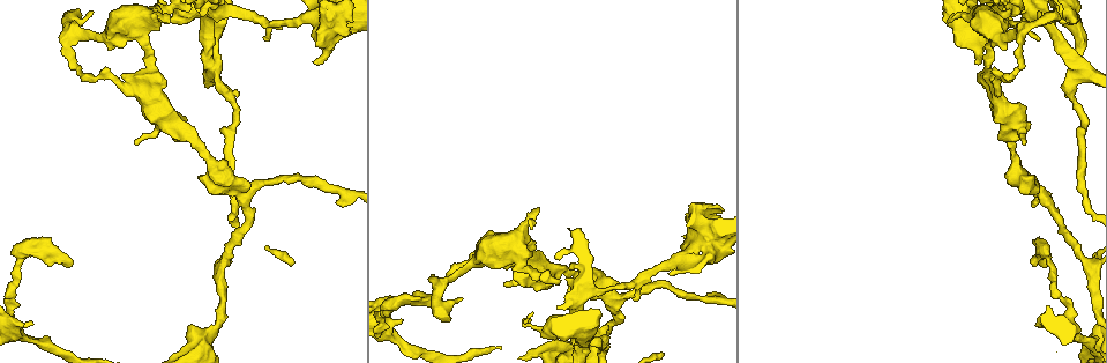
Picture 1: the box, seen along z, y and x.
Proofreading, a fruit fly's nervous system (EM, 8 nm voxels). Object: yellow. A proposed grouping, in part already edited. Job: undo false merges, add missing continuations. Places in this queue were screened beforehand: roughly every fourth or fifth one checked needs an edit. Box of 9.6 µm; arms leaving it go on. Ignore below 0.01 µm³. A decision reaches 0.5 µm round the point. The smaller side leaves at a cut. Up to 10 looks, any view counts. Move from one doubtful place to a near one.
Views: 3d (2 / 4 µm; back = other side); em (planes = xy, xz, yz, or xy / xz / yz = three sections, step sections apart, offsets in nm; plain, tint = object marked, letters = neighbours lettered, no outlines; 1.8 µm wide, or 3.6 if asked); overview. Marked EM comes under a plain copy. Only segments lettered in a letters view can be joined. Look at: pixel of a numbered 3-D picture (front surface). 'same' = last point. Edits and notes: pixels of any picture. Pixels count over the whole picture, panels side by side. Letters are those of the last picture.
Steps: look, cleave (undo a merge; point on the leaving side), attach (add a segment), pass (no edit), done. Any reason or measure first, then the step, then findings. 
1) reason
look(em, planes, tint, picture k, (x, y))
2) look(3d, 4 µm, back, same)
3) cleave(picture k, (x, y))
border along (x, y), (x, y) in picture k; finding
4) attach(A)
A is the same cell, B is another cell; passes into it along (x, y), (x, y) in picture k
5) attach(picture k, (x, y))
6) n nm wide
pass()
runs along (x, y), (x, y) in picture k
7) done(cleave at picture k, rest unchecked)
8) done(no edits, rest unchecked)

sharp bend
look(em, 3.6 µm, planes, tint, picture 1, (1077, 64))

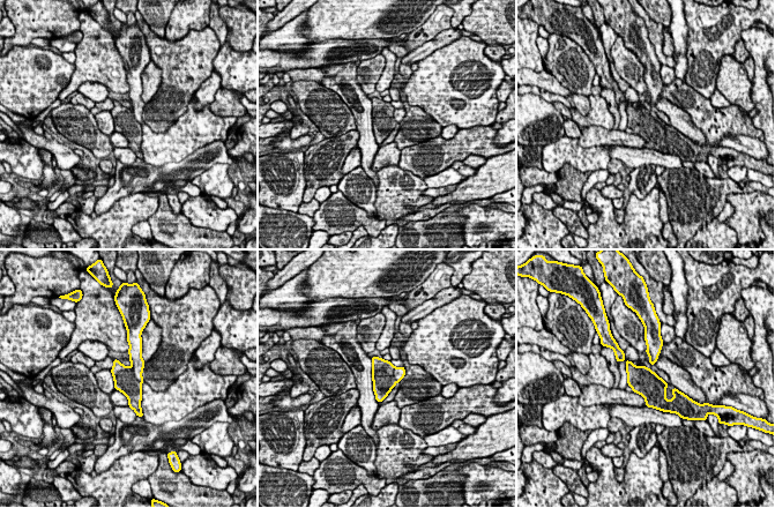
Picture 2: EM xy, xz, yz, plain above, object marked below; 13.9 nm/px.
look(em, 3.6 µm, planes, letters, same)

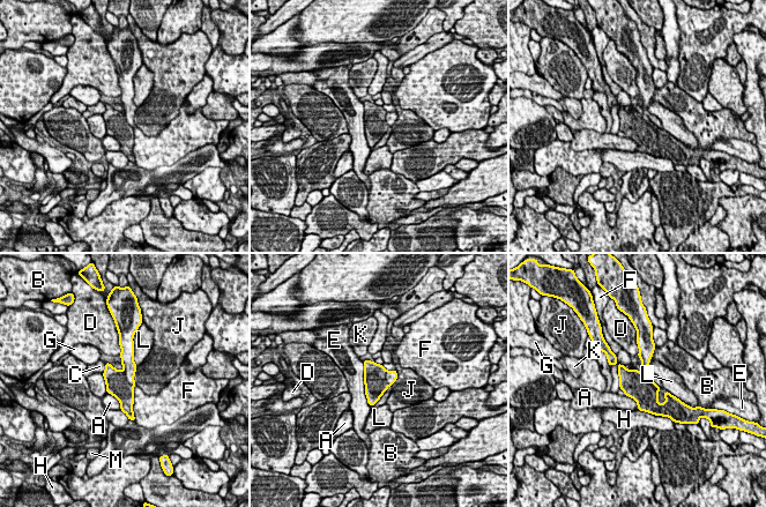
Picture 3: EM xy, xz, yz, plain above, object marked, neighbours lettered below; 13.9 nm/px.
380 nm wide
pass()
A, B, C, D, E, F, G, H, J, K, L and M are other cells; border along (138, 366), (134, 373), (135, 385) in picture 3; continuous, no second neuron

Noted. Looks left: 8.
branch stops here
look(em, xz, step 4, tint, picture 1, (73, 263))

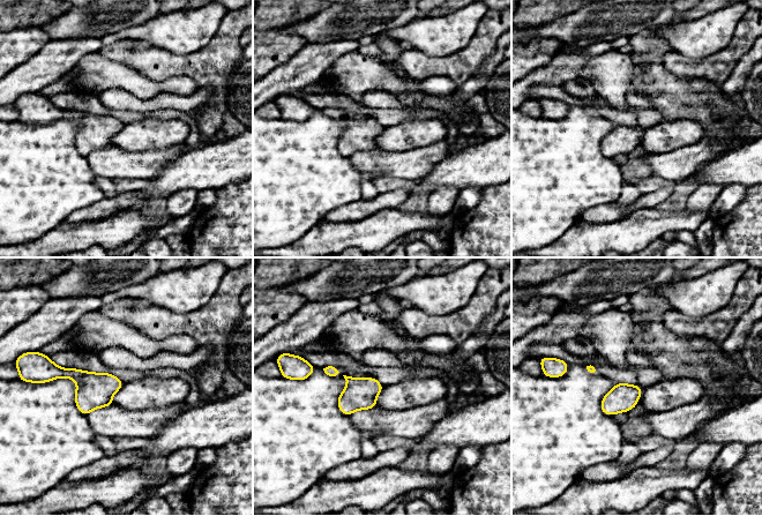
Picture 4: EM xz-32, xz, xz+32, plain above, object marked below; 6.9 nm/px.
look(em, planes, letters, same)

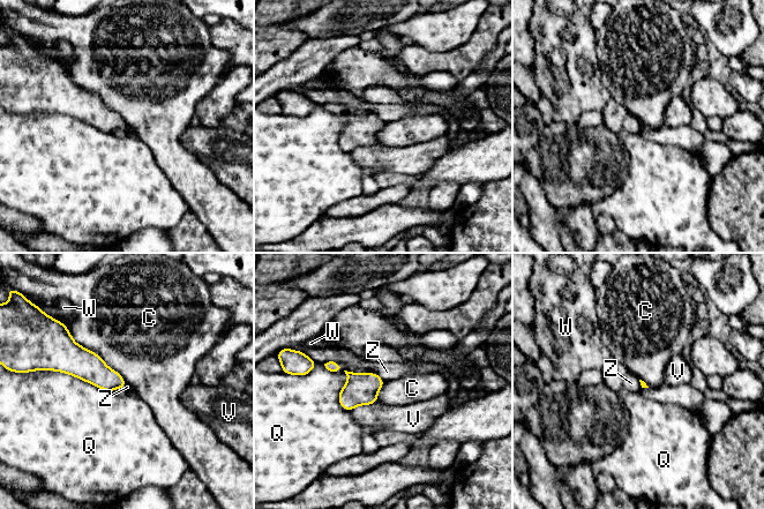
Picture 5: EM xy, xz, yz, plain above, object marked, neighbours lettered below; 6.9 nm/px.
pass()
C, Q, V, W and Z are other cells; border along (324, 362), (332, 361), (339, 367) in picture 5; none of them fits

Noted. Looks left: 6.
calibre changes
look(3d, 4 µm, picture 1, (388, 321))

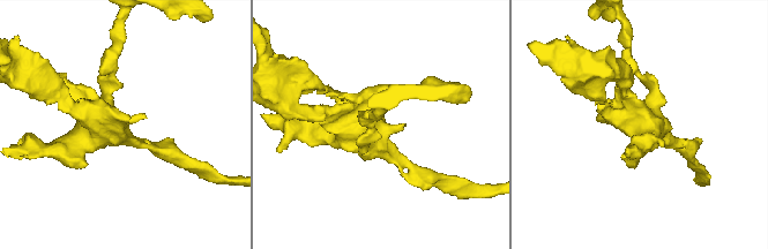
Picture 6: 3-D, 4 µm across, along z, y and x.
look(em, 3.6 µm, xz, step 4, tint, picture 6, (382, 126))

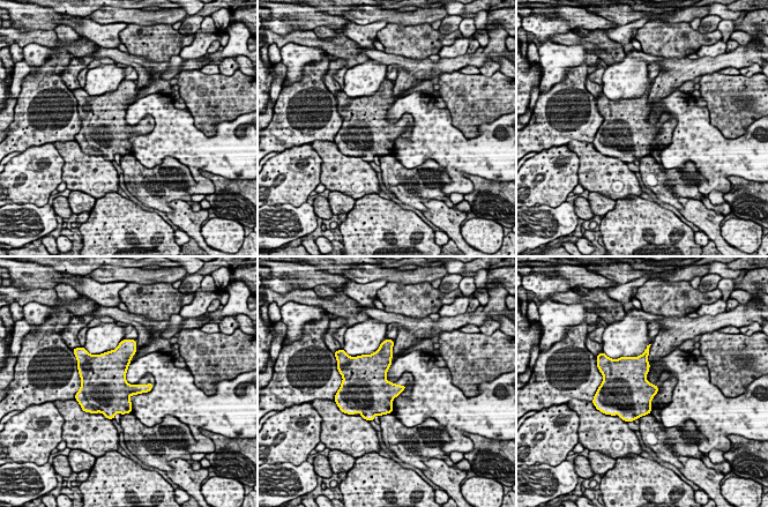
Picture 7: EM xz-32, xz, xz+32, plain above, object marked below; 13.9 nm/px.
see the neighbours
look(em, 3.6 µm, xz, step 4, letters, same)

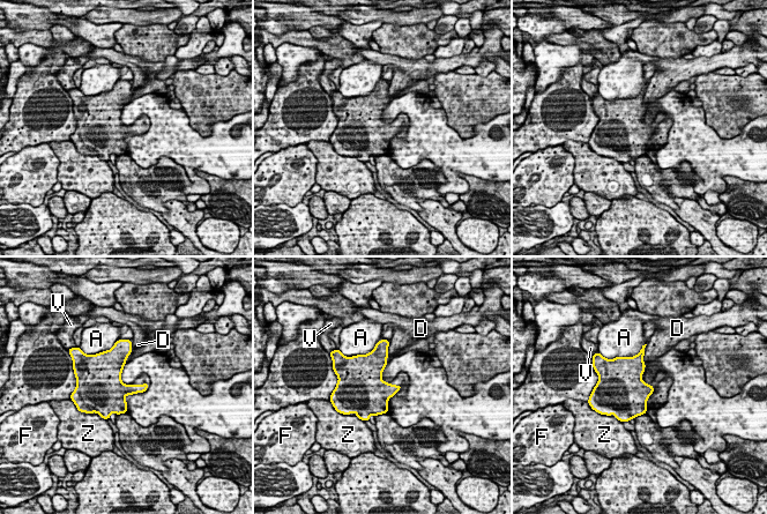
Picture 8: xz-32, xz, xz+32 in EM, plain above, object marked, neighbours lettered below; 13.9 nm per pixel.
pass()
A, D, F, V and Z are other cells; border along (148, 388), (125, 396), (125, 412) in picture 8; all the same neuron

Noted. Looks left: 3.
look(3d, 4 µm, back, picture 1, (690, 254))

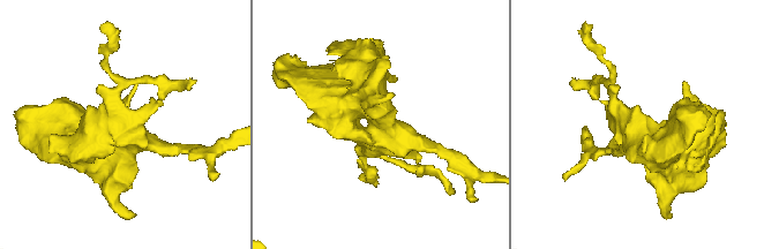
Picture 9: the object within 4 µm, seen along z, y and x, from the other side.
now the EM
look(em, 3.6 µm, planes, letters, picture 9, (379, 121))

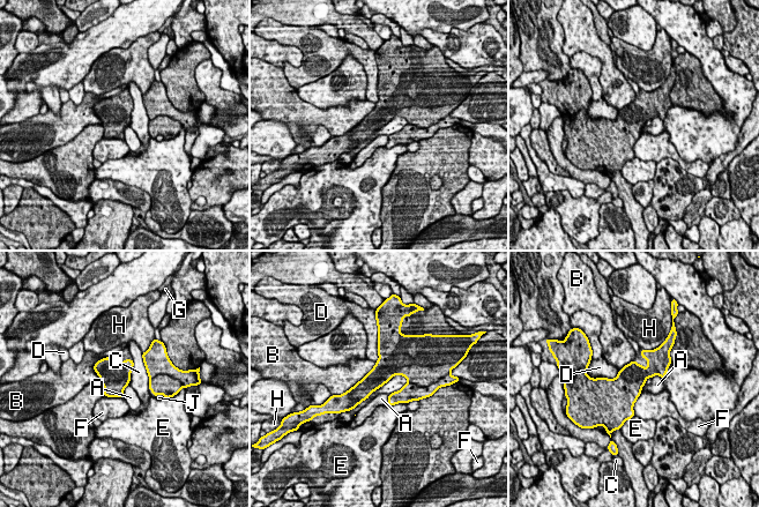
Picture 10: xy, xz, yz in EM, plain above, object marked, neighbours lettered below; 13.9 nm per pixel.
pass()
A, B, C, D, E, F, G, H and J are other cells; border along (407, 378), (394, 374), (366, 400) in picture 10; all the same neuron

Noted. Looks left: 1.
done(no edits, rest unchecked)

